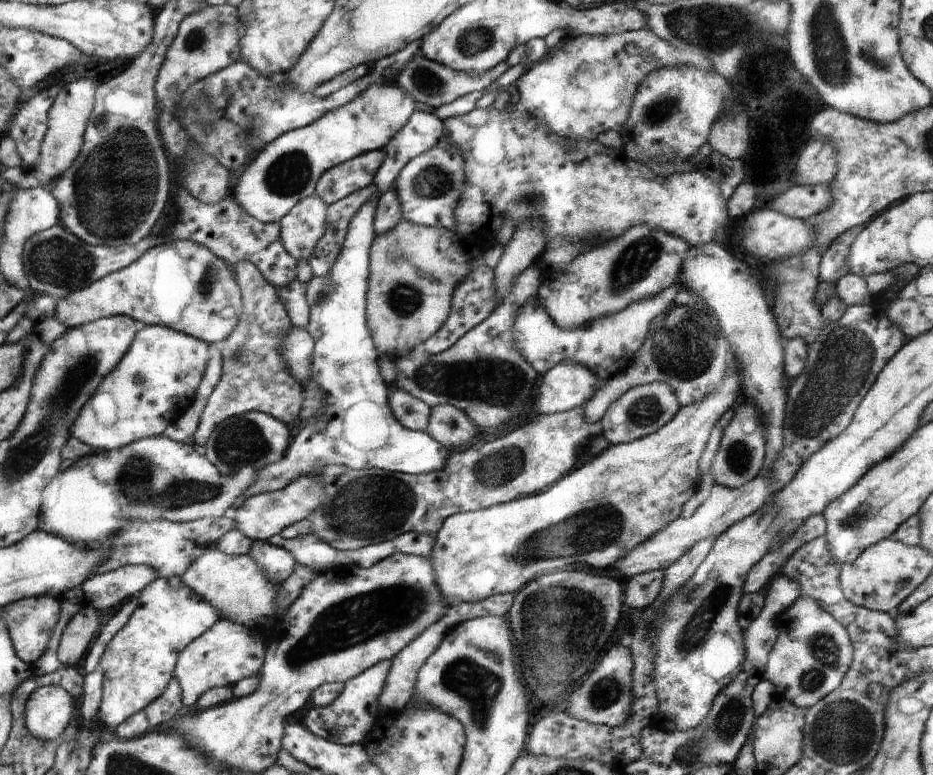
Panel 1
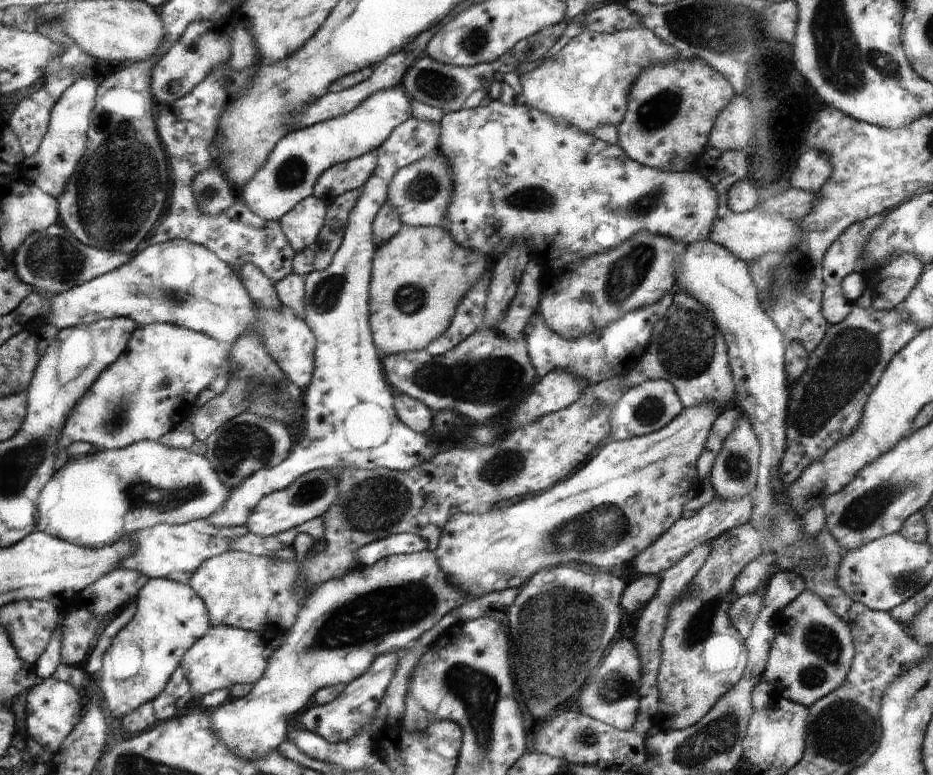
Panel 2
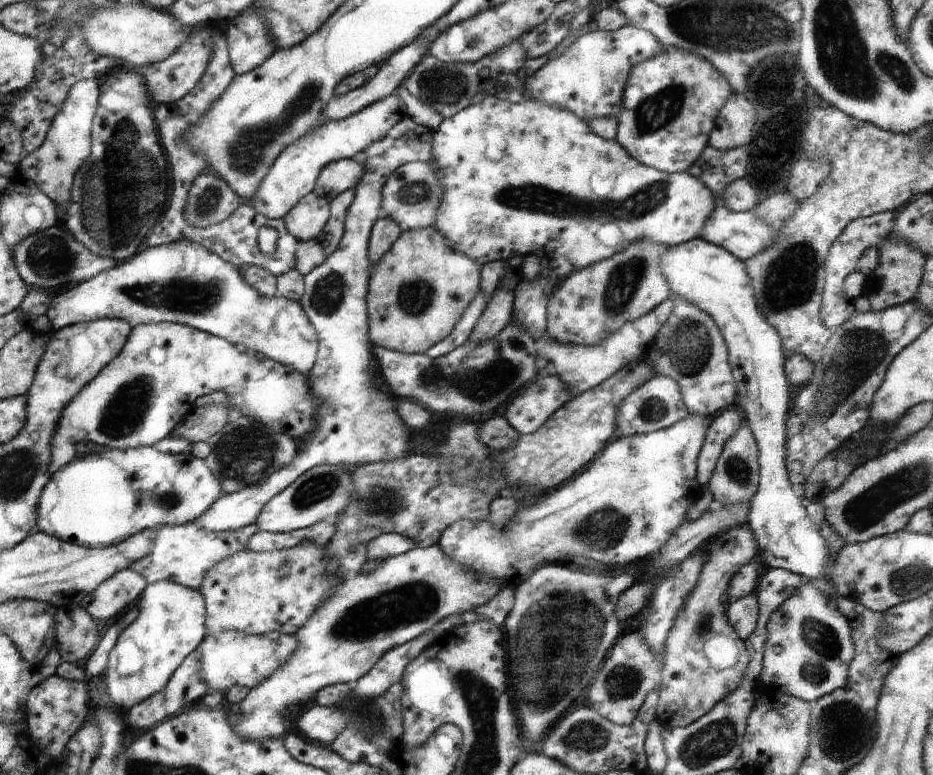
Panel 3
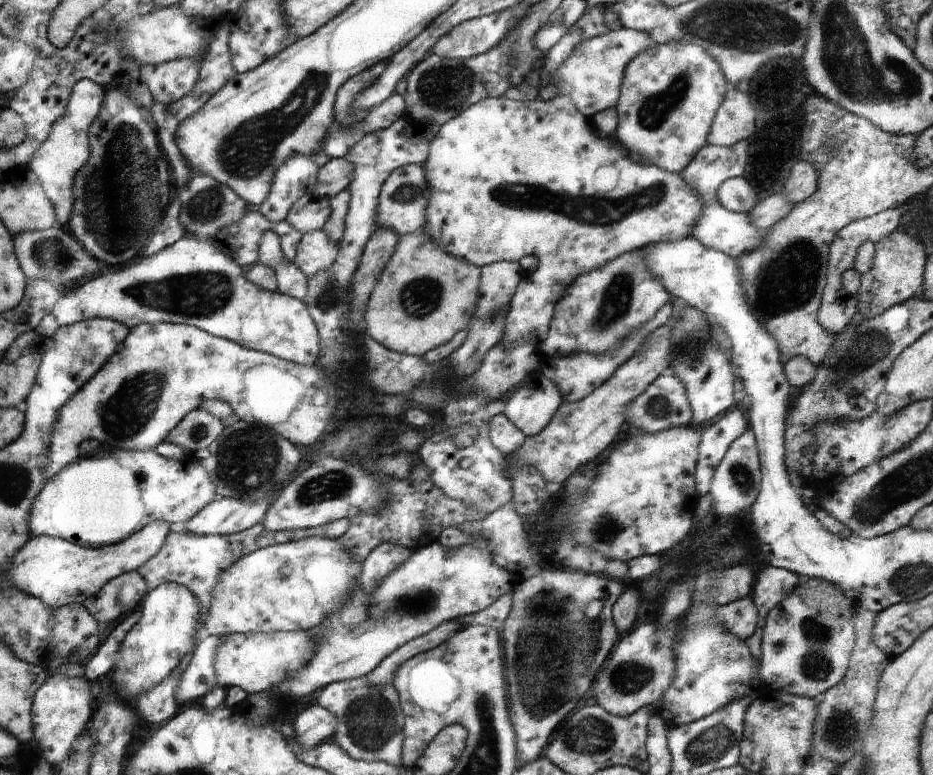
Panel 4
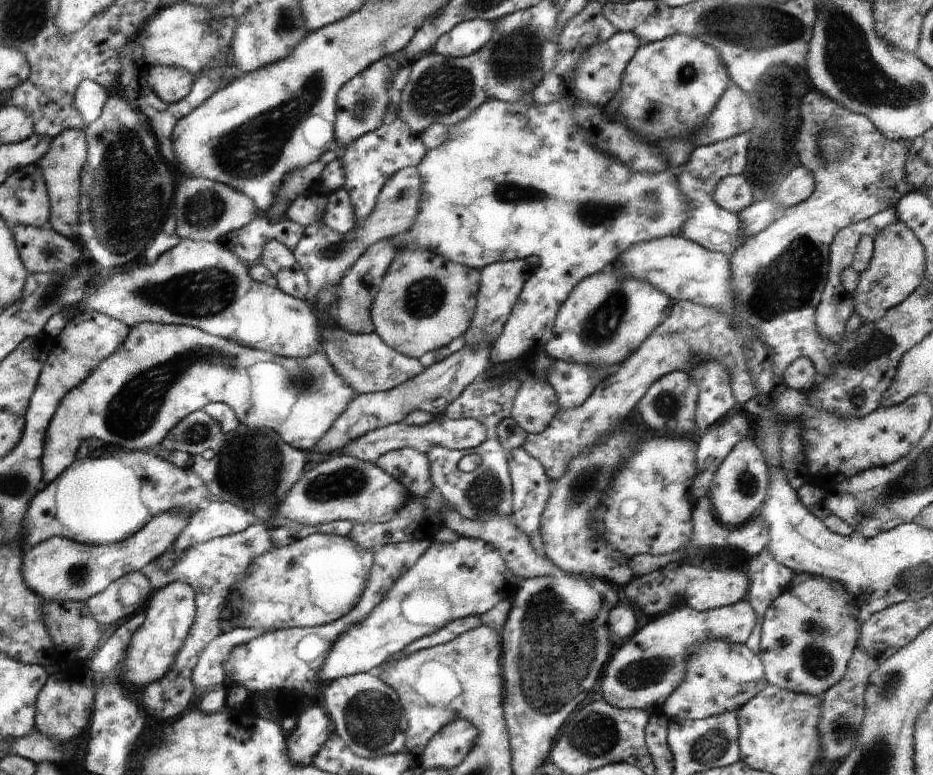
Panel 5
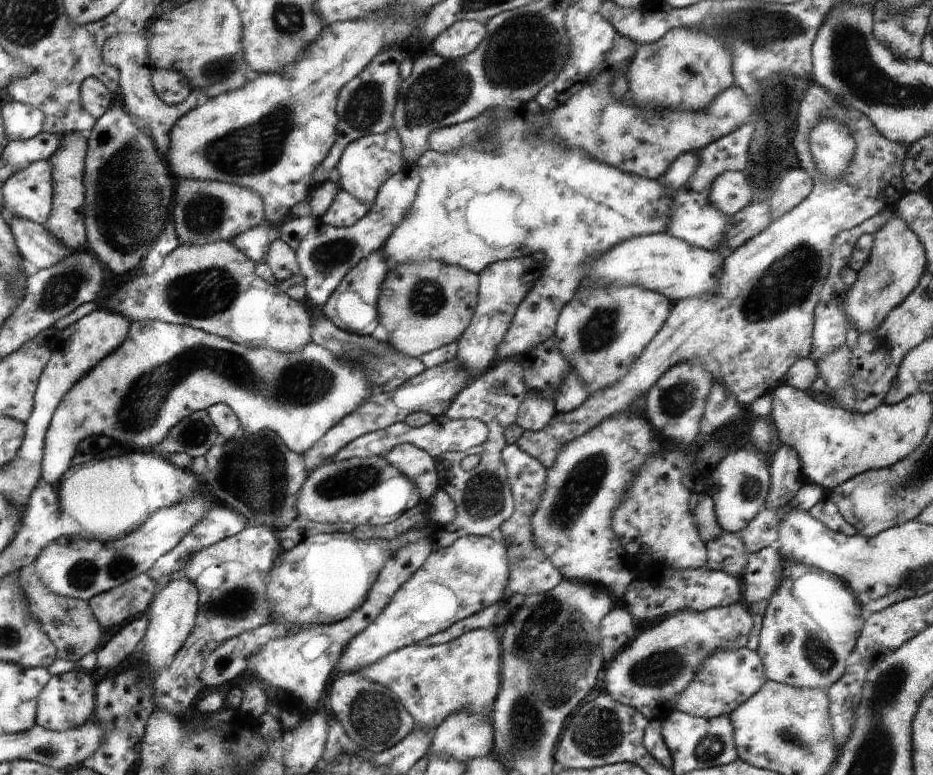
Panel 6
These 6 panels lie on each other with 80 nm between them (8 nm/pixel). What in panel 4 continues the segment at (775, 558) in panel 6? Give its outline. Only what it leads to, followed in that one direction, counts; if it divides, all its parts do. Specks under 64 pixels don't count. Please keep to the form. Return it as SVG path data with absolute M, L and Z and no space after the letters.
M762 565L762 570L756 572L756 584L751 597L757 605L757 630L748 639L749 650L760 666L762 656L761 642L765 620L770 609L783 601L798 586L798 575L782 567Z

